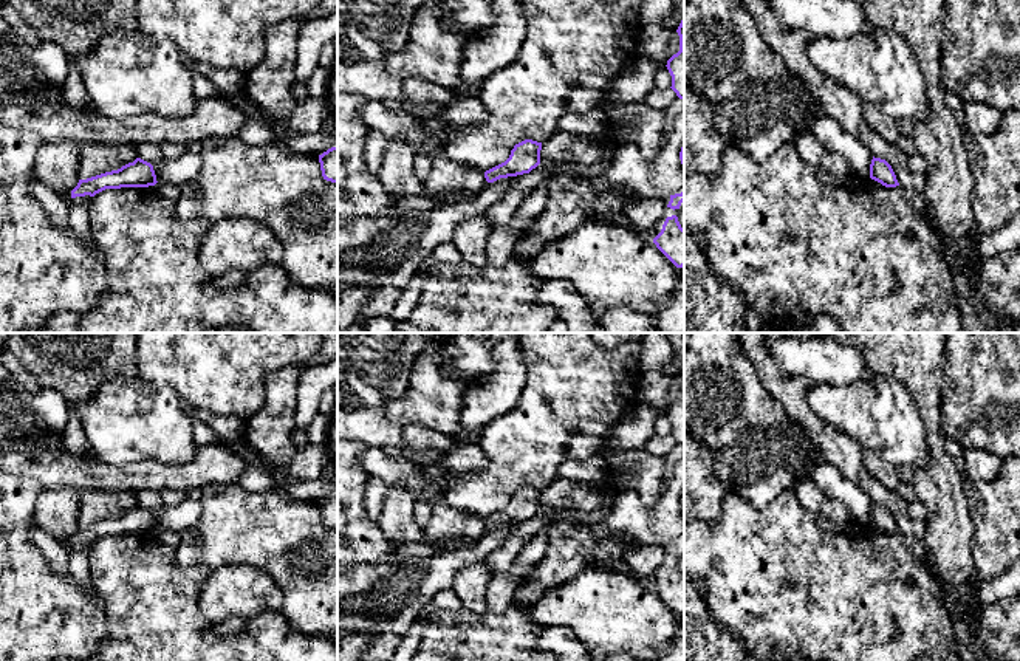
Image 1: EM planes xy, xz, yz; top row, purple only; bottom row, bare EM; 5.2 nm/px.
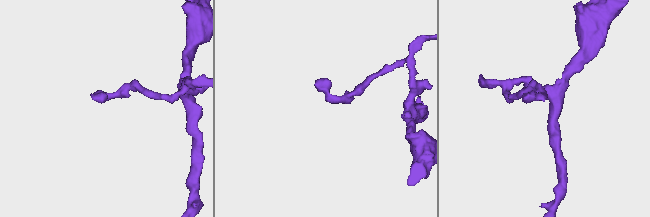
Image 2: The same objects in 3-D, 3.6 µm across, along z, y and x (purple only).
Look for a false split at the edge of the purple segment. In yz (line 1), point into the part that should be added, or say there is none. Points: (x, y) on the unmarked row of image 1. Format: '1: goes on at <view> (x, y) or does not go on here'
1: does not go on here

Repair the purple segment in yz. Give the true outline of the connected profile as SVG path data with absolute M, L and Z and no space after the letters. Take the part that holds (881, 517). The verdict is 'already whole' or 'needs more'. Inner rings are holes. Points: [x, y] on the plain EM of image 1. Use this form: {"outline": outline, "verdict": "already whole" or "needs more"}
{"outline": "M873 503L870 511L870 525L881 529L885 534L899 533L892 512L885 506L881 506L881 505Z", "verdict": "already whole"}

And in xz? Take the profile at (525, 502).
{"outline": "M532 486L515 491L505 509L484 519L486 528L494 529L500 525L529 520L540 511L540 497L542 489Z", "verdict": "already whole"}

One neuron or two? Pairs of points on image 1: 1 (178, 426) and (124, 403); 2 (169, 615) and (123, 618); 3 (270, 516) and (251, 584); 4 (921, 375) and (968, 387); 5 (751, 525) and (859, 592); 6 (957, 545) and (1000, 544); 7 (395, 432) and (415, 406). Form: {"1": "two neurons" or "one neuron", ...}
{"1": "one neuron", "2": "one neuron", "3": "two neurons", "4": "two neurons", "5": "one neuron", "6": "two neurons", "7": "two neurons"}

